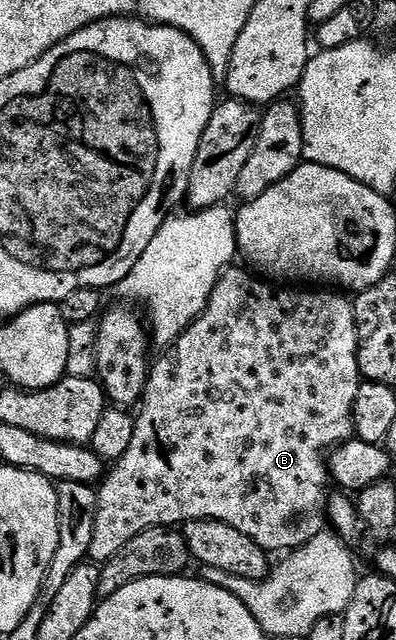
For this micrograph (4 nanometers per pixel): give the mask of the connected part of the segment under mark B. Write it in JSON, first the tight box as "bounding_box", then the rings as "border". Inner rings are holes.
{"bounding_box":[90,267,364,563],"border":[[[231,267],[223,271],[209,303],[206,304],[206,310],[163,352],[166,354],[159,361],[155,360],[151,364],[150,373],[146,376],[146,389],[140,402],[142,414],[137,414],[136,432],[132,434],[132,447],[124,451],[119,461],[113,462],[111,469],[114,470],[111,473],[109,470],[97,486],[98,510],[96,531],[92,534],[90,548],[91,562],[104,563],[112,559],[112,555],[119,553],[127,543],[132,543],[132,539],[136,539],[140,531],[148,531],[157,525],[182,527],[188,521],[228,523],[236,527],[236,531],[248,535],[252,543],[267,551],[293,551],[308,543],[308,539],[316,539],[316,535],[320,535],[327,528],[326,488],[331,488],[332,485],[328,454],[354,437],[352,407],[356,403],[356,391],[364,380],[358,369],[358,332],[354,318],[354,302],[349,296],[338,291],[319,291],[314,287],[283,287],[255,275],[249,268],[246,269]]]}

